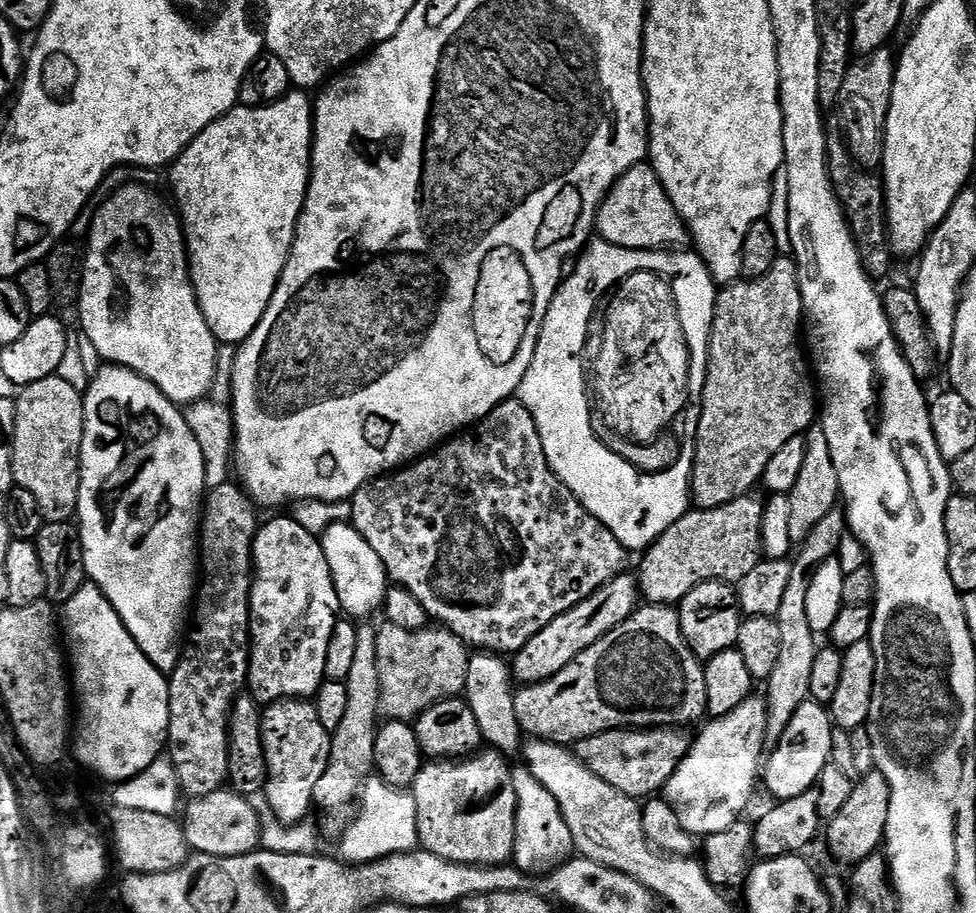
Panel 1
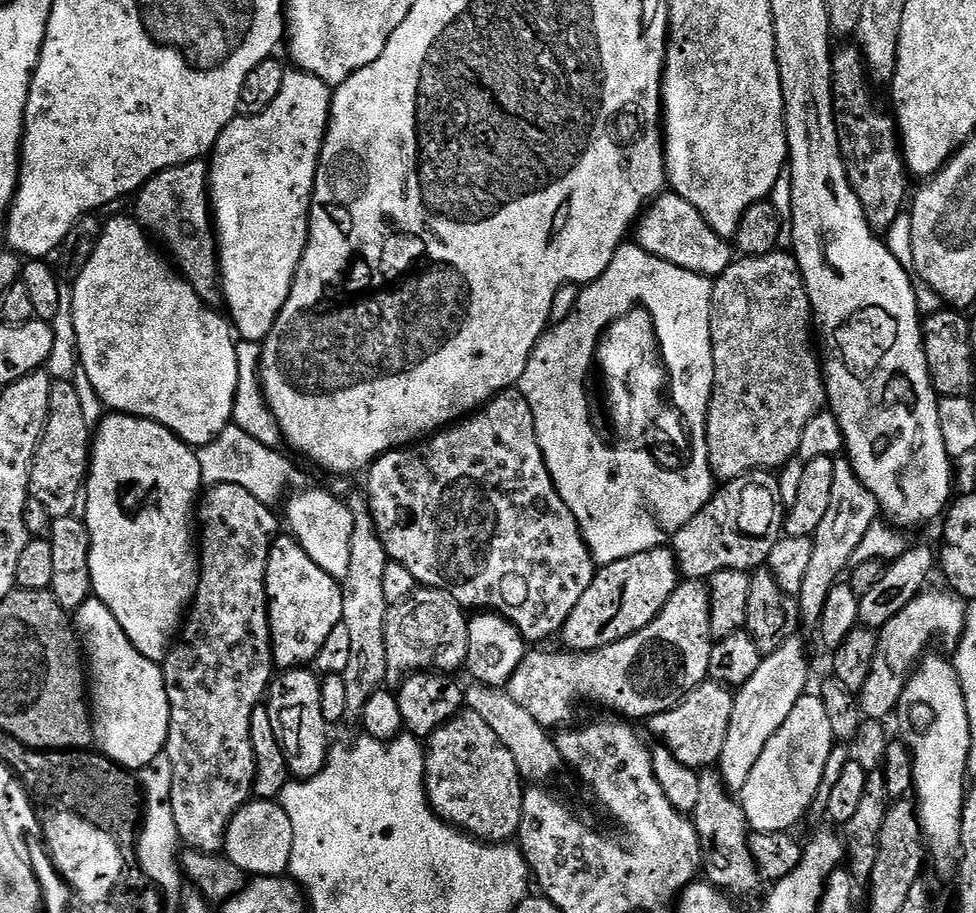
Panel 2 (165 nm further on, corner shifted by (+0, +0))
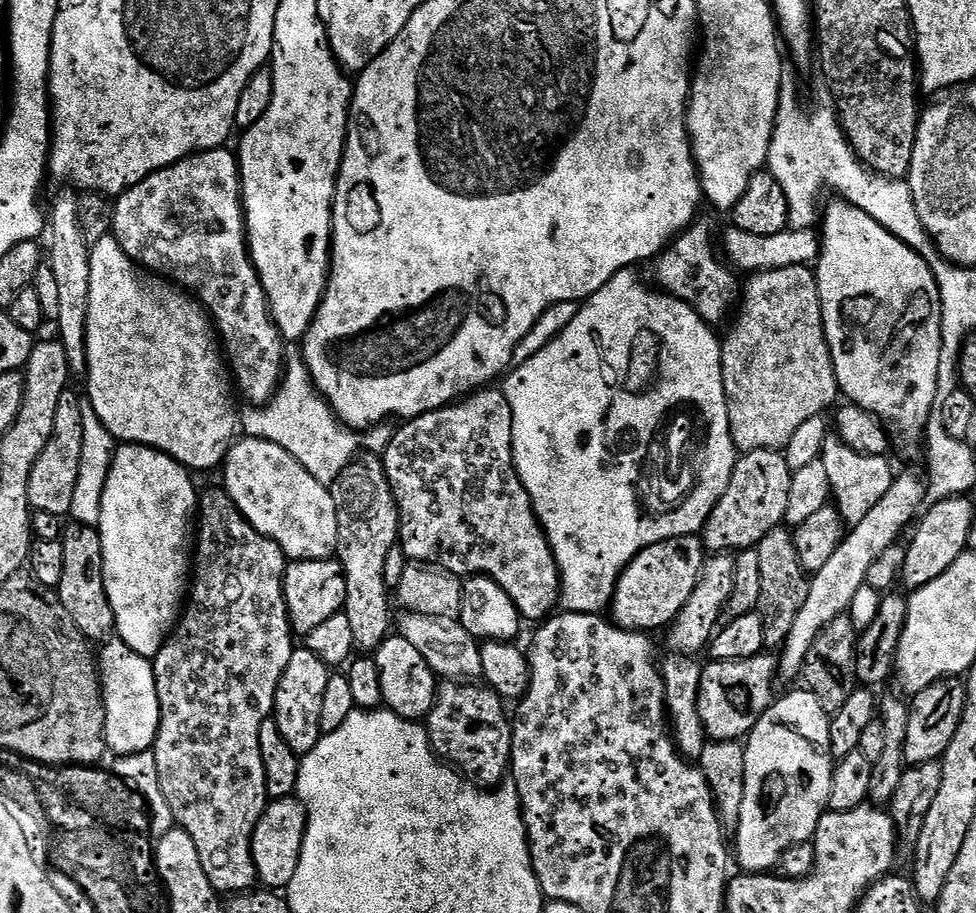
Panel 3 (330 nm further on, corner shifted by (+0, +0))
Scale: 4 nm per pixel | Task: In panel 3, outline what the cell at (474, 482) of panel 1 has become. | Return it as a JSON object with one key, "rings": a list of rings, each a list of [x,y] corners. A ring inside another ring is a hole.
{"rings":[[[488,386],[483,390],[477,390],[459,400],[454,404],[448,404],[433,412],[427,412],[421,416],[415,416],[412,420],[403,421],[397,427],[390,446],[384,451],[383,457],[386,478],[392,487],[392,493],[398,506],[400,515],[400,539],[399,546],[403,548],[404,554],[409,561],[425,566],[435,566],[443,571],[451,572],[452,575],[467,578],[474,575],[485,575],[498,582],[502,590],[510,595],[511,602],[519,610],[521,617],[525,620],[547,619],[557,607],[560,597],[560,571],[557,569],[552,548],[545,537],[544,529],[533,510],[530,502],[529,492],[522,486],[521,478],[517,474],[516,464],[513,462],[512,448],[512,415],[510,414],[510,402],[504,396],[503,391],[496,386]]]}

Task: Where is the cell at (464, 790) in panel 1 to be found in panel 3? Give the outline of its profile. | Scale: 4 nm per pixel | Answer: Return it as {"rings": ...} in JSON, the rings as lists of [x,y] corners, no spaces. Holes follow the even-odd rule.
{"rings":[[[444,682],[436,689],[436,701],[426,717],[428,743],[441,760],[459,770],[465,780],[471,780],[478,788],[491,790],[503,783],[512,763],[512,725],[504,717],[505,701],[497,692],[476,682]]]}

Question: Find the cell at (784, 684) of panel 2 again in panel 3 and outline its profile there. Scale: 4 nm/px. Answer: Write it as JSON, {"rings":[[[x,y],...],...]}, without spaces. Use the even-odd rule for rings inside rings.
{"rings":[[[897,475],[893,479],[890,490],[886,490],[886,494],[878,502],[878,506],[874,506],[874,510],[870,510],[870,514],[866,514],[862,522],[851,525],[850,531],[840,541],[838,550],[834,550],[834,555],[826,561],[826,566],[822,566],[822,570],[818,570],[811,577],[806,602],[802,602],[802,610],[798,610],[798,618],[794,618],[794,626],[790,626],[787,643],[782,648],[784,654],[781,653],[778,658],[778,676],[781,681],[801,677],[814,638],[825,626],[834,622],[836,616],[845,615],[849,611],[854,594],[865,585],[870,566],[884,550],[900,540],[898,539],[900,531],[908,523],[911,525],[921,511],[925,503],[925,487],[925,481],[921,477],[919,480],[916,476]],[[792,644],[796,644],[796,648]]]}

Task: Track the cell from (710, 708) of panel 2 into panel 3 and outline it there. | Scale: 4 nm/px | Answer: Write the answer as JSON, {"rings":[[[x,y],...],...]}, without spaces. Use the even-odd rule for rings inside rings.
{"rings":[[[772,654],[705,663],[697,694],[698,717],[704,727],[705,737],[708,740],[743,741],[758,718],[762,718],[762,714],[766,714],[766,710],[773,704],[777,695],[776,684],[778,685],[778,660]]]}

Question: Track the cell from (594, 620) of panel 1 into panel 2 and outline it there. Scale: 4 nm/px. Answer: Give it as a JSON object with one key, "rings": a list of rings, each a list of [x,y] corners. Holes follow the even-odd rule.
{"rings":[[[668,546],[651,548],[642,554],[603,565],[564,622],[562,635],[568,647],[565,649],[572,654],[596,652],[642,630],[654,622],[681,580],[676,567],[676,553]]]}

